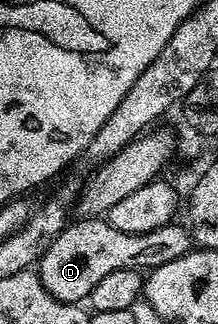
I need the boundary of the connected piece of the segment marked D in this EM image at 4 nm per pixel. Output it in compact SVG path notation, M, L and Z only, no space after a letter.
M103 217L69 221L54 244L50 244L50 248L46 248L40 257L38 273L42 284L46 292L58 300L83 303L98 280L110 276L110 272L118 272L122 268L134 270L170 264L170 260L178 260L178 256L193 249L191 233L185 227L183 230L176 225L154 228L145 234L131 234L118 232L118 228L114 228Z

